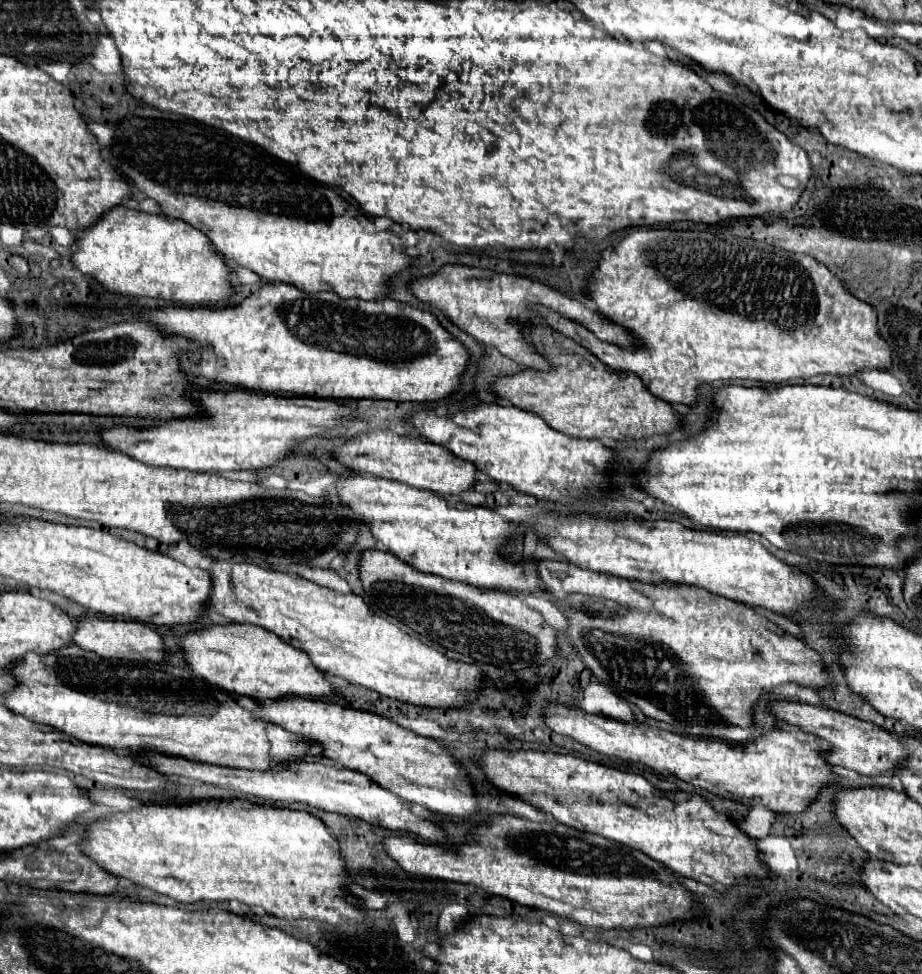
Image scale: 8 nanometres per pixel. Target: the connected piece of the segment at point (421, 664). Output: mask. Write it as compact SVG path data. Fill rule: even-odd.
M213 558L209 574L213 576L213 590L205 604L207 610L213 610L233 622L253 622L277 634L283 642L307 652L311 662L321 672L339 676L351 684L361 684L379 692L381 696L425 708L459 708L469 700L467 690L475 688L483 678L483 672L477 666L449 660L435 648L419 642L418 635L405 634L405 631L387 618L373 614L365 600L357 594L335 592L289 572L221 558Z

